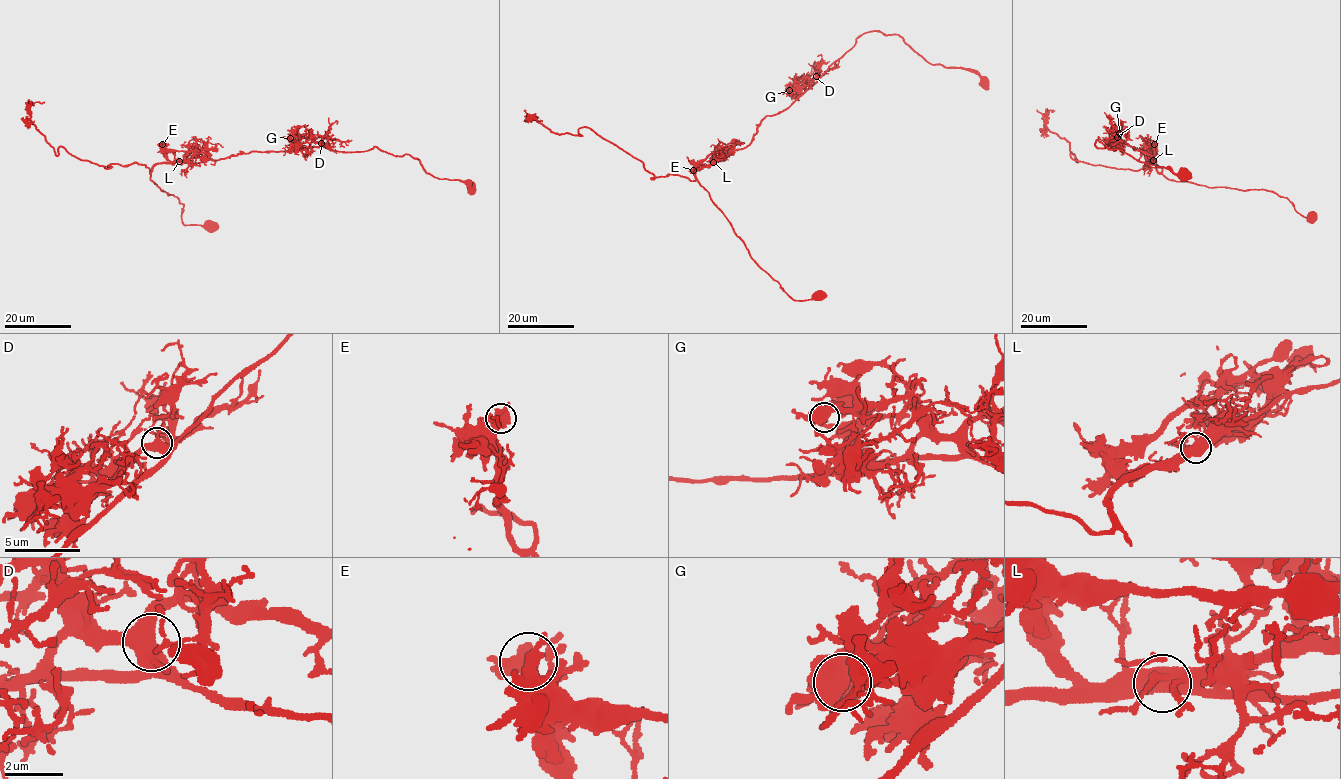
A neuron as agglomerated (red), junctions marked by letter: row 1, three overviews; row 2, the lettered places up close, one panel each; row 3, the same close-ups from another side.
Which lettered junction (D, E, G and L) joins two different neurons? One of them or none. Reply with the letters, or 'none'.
L

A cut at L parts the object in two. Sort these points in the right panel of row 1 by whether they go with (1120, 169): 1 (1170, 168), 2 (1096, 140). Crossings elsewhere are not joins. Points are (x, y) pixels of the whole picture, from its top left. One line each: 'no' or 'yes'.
1: no
2: no

